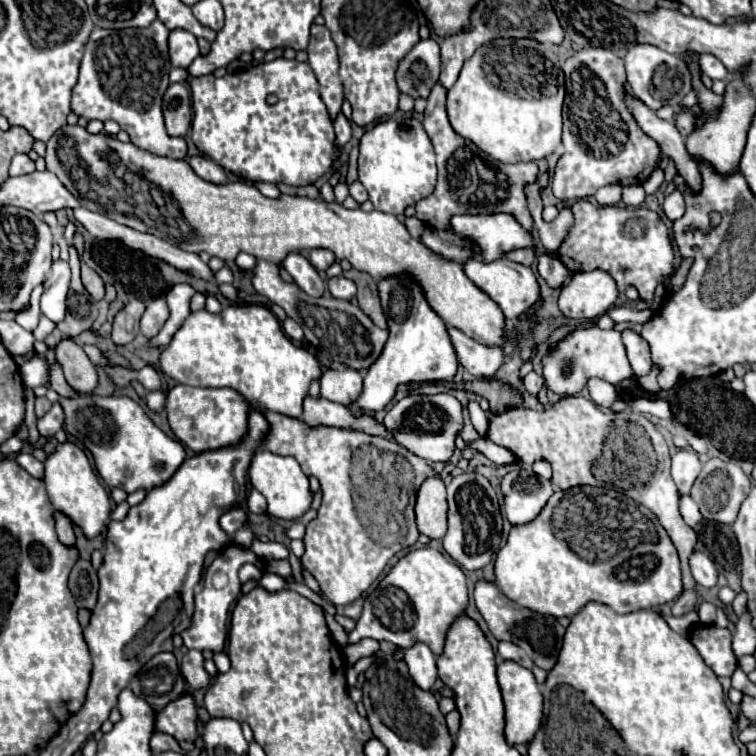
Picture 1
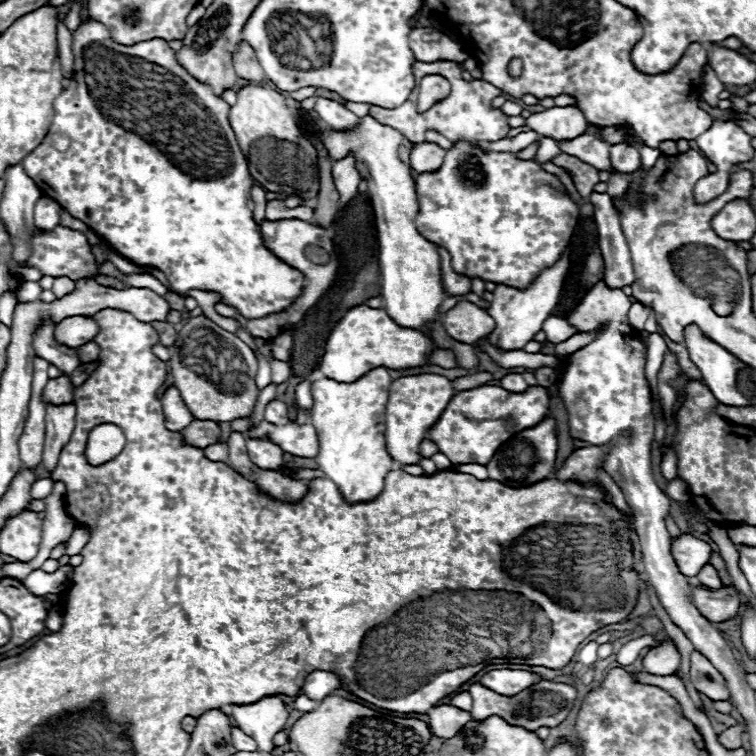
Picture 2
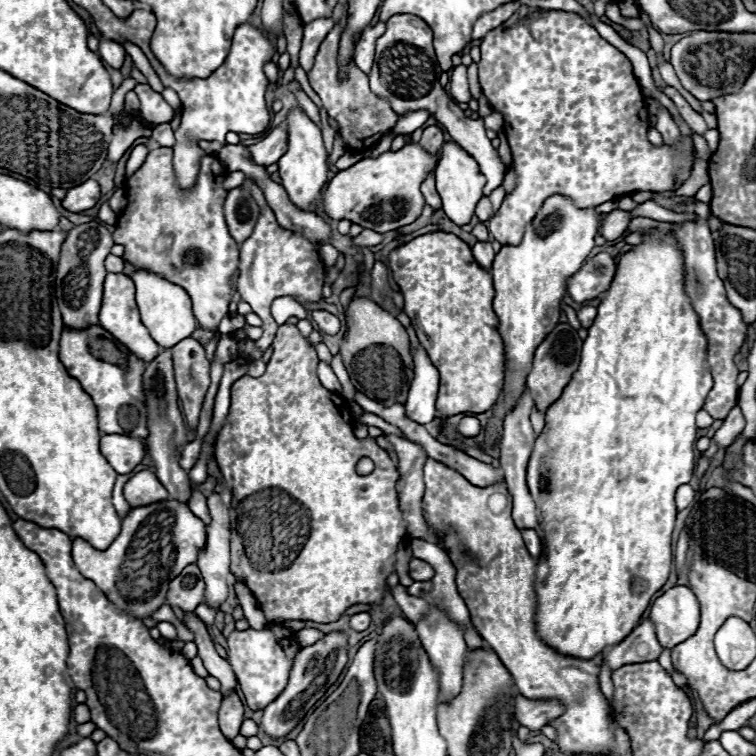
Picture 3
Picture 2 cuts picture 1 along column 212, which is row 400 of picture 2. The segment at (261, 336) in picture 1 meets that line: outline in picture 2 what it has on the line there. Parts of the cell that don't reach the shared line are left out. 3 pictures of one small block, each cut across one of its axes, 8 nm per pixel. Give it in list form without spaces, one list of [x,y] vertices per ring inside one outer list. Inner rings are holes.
[[[384,366],[372,368],[354,382],[336,382],[326,376],[312,382],[314,408],[310,422],[320,440],[316,464],[338,486],[348,502],[366,502],[376,498],[384,488],[386,474],[394,468],[384,438],[384,412],[390,382],[392,378]]]

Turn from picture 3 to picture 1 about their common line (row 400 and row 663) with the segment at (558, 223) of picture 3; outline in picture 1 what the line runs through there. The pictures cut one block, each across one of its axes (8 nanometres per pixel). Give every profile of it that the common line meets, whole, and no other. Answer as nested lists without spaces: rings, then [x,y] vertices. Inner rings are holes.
[[[500,662],[496,668],[498,684],[502,690],[502,700],[504,700],[504,736],[508,744],[524,744],[534,738],[534,734],[540,728],[542,722],[542,694],[538,690],[536,678],[528,668],[522,668],[516,662]]]

